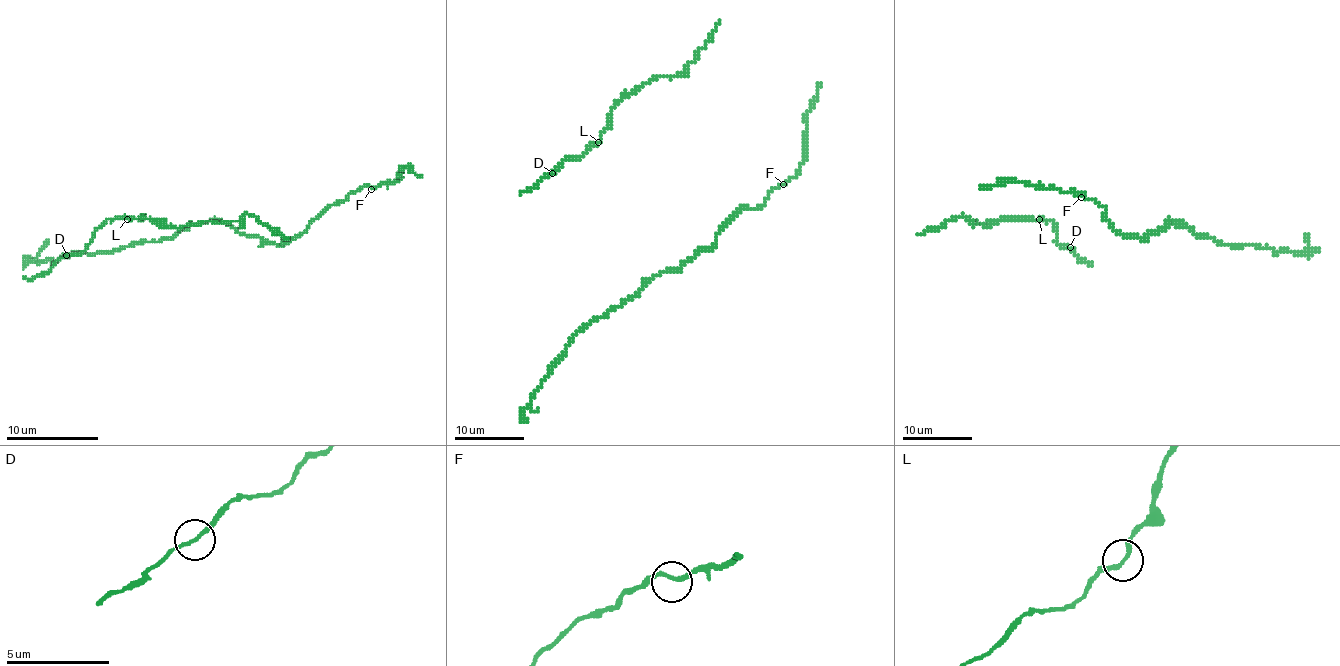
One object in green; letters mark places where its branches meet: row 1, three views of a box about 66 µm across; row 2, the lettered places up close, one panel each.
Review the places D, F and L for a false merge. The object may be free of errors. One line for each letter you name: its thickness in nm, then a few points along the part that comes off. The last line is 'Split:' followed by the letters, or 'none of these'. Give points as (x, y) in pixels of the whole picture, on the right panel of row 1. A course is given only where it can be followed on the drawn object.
Split: none of these

